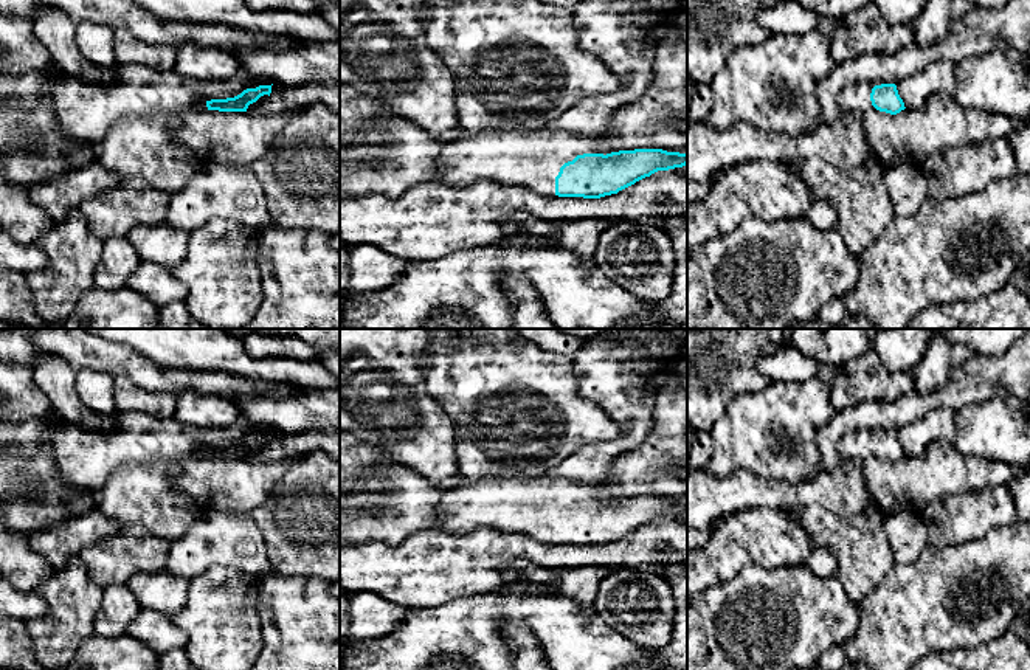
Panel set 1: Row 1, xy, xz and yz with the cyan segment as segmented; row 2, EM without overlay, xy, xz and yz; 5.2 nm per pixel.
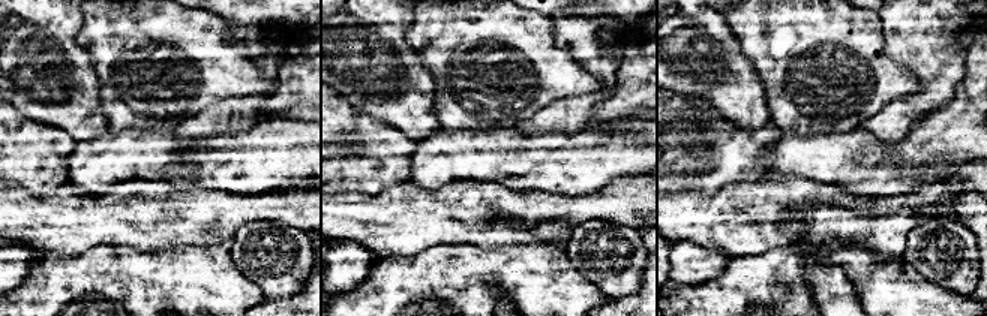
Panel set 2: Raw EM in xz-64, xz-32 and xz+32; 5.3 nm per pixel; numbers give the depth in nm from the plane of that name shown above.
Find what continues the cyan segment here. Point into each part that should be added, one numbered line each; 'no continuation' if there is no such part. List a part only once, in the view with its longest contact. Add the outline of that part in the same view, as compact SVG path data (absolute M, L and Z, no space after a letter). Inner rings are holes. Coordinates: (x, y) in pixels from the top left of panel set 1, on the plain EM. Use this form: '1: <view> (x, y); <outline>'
1: xz (532, 506); M546 475L515 479L467 479L462 485L444 493L437 515L439 530L459 535L486 526L520 532L540 543L555 543L555 524L565 510L572 509L577 502L602 501L607 493L616 499L622 498L620 485L582 485Z

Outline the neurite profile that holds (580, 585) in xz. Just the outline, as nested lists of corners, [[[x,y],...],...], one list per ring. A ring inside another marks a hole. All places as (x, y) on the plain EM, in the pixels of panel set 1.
[[[515,558],[504,566],[503,578],[507,583],[529,582],[551,586],[554,596],[566,597],[579,605],[593,606],[600,582],[611,572],[599,568],[543,568],[524,558]]]

